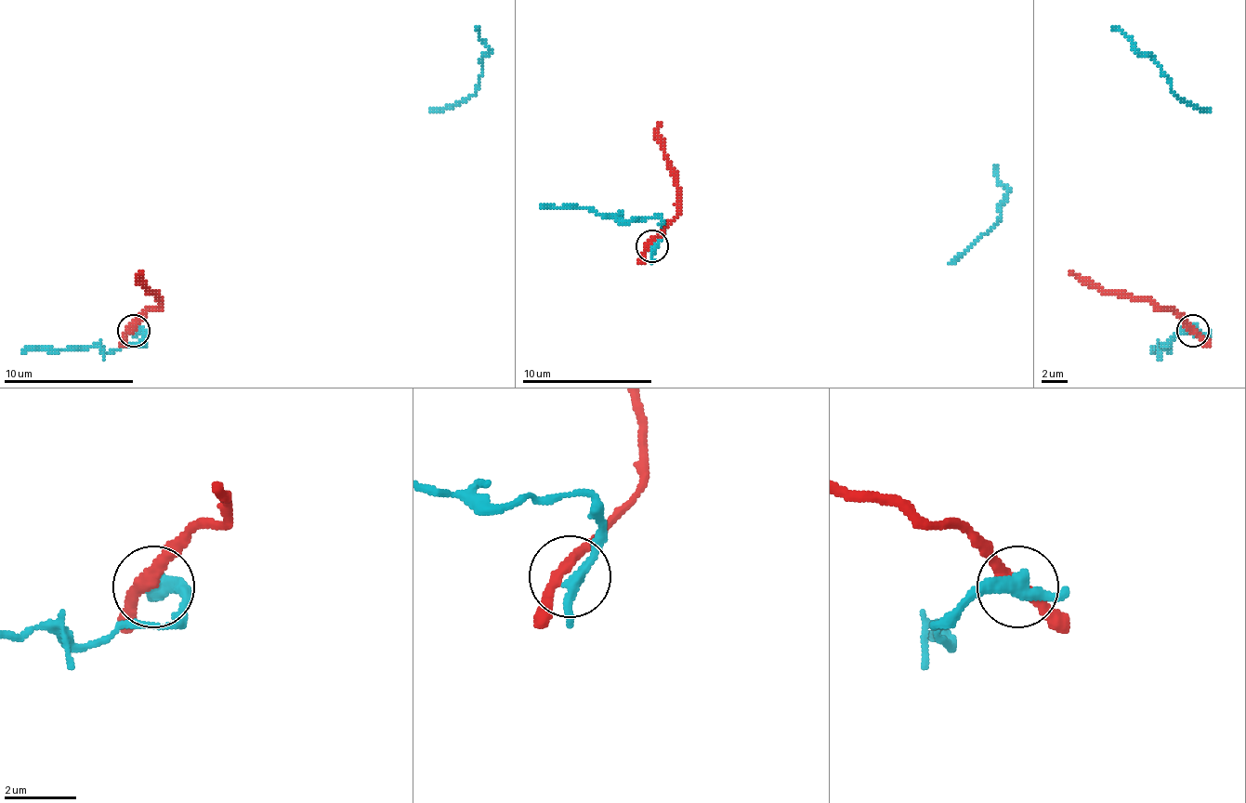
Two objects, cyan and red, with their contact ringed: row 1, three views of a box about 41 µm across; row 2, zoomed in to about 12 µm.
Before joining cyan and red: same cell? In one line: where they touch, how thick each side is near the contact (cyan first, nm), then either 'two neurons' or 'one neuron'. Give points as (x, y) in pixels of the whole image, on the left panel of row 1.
at (134, 331); 340 nm thick on the cyan side, 300 nm on the other; two neurons

